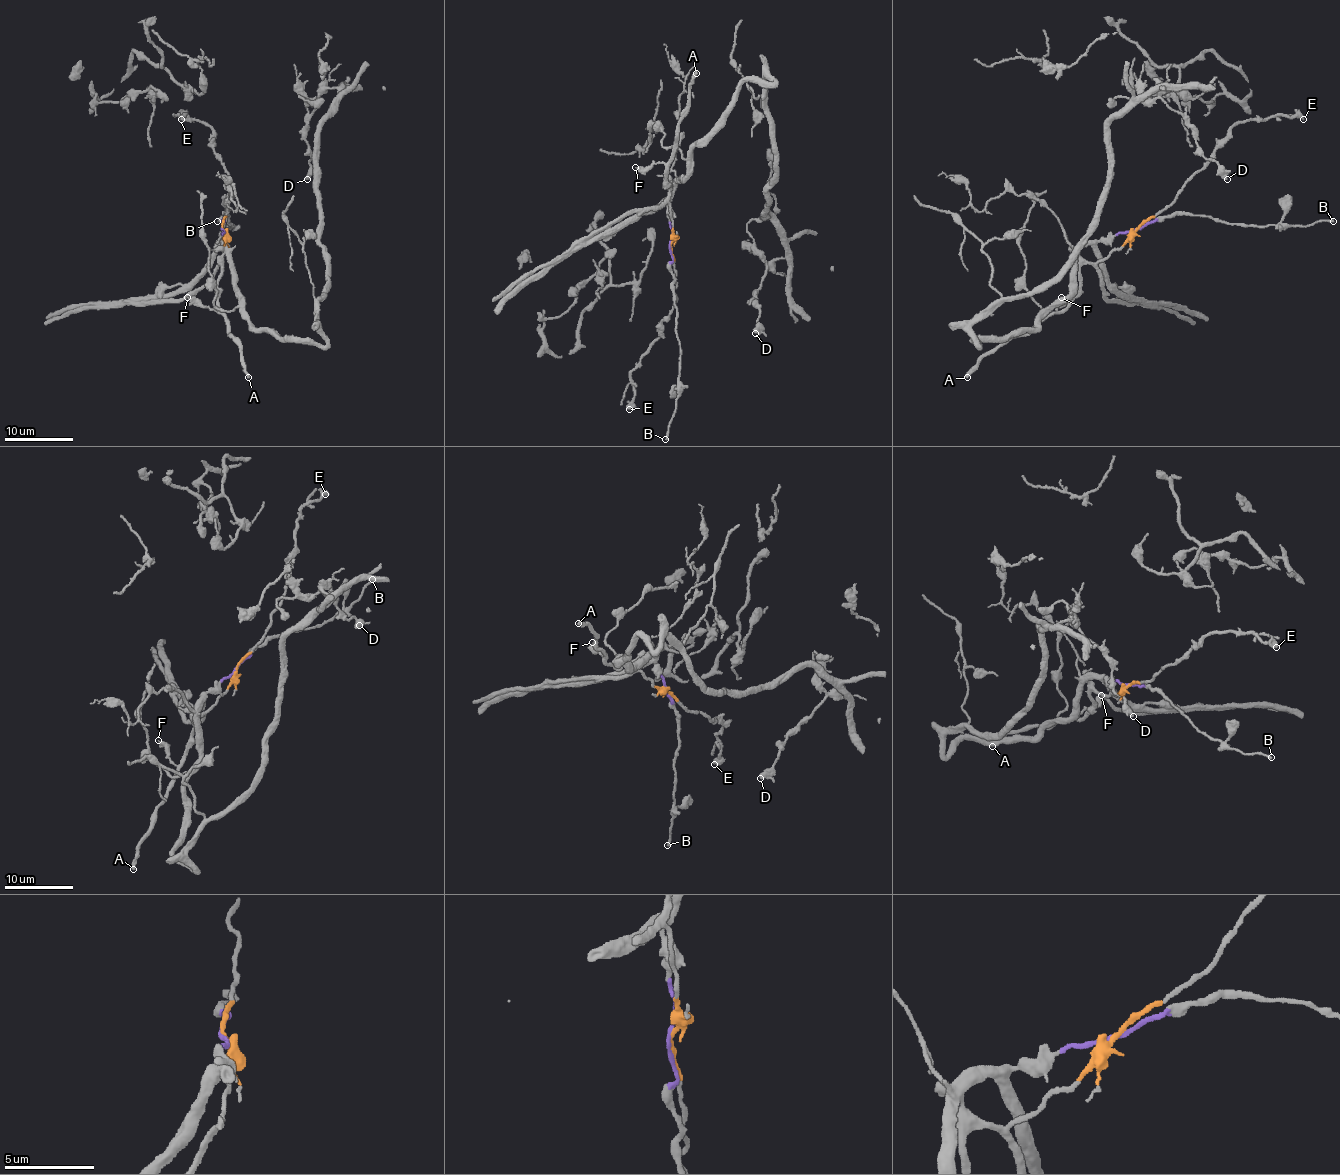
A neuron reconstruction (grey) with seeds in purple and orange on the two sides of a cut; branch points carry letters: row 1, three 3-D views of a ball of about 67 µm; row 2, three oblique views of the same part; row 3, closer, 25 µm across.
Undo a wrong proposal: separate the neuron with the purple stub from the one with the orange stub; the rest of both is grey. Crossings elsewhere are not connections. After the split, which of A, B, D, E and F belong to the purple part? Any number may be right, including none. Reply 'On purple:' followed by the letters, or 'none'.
On purple: B, D

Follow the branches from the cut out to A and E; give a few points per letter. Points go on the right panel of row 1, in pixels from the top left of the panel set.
A: (1137, 228), (1108, 255), (1079, 267), (1079, 294), (1067, 306), (1051, 311), (1026, 333), (1004, 339), (966, 378)
E: (1137, 228), (1166, 207), (1237, 122), (1263, 120), (1266, 117), (1304, 119)

